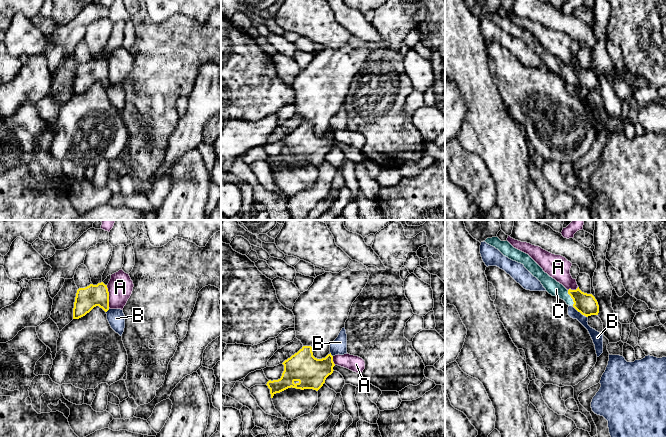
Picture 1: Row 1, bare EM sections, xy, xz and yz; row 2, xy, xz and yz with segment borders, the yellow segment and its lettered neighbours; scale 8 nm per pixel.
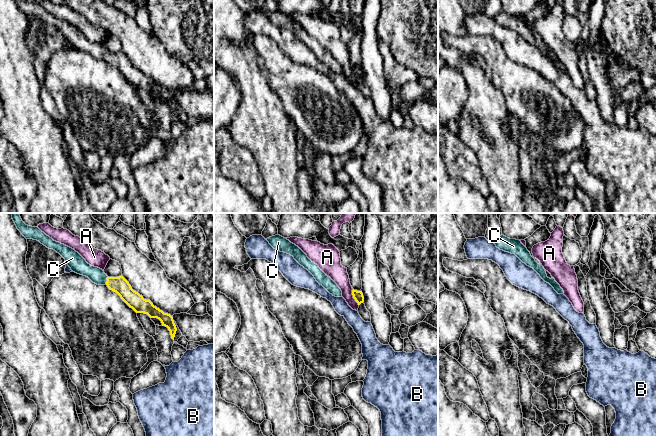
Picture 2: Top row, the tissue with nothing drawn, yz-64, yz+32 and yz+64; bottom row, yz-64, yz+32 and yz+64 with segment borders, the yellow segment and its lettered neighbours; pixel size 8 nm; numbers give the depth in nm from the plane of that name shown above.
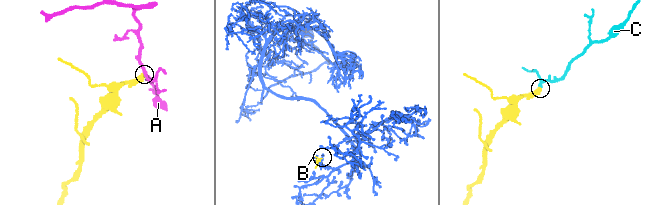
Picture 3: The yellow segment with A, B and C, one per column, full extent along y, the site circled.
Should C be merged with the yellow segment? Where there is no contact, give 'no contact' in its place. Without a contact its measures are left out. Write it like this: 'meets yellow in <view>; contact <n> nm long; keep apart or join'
meets yellow in yz; contact 140 nm long; join

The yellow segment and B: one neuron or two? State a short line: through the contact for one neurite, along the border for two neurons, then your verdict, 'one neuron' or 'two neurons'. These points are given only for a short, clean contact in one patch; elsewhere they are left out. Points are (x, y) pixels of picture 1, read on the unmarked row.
line yz (572, 82), (587, 93); two neurons

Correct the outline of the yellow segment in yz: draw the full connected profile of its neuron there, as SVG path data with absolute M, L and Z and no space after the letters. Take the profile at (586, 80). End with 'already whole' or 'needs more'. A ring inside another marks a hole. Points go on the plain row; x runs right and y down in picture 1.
M492 13L487 14L484 18L498 25L509 35L523 40L552 72L564 76L567 81L573 82L586 93L598 91L599 81L592 70L582 68L579 63L576 66L567 66L562 60L545 49L528 30L514 24L508 17L501 17L498 13Z; needs more

